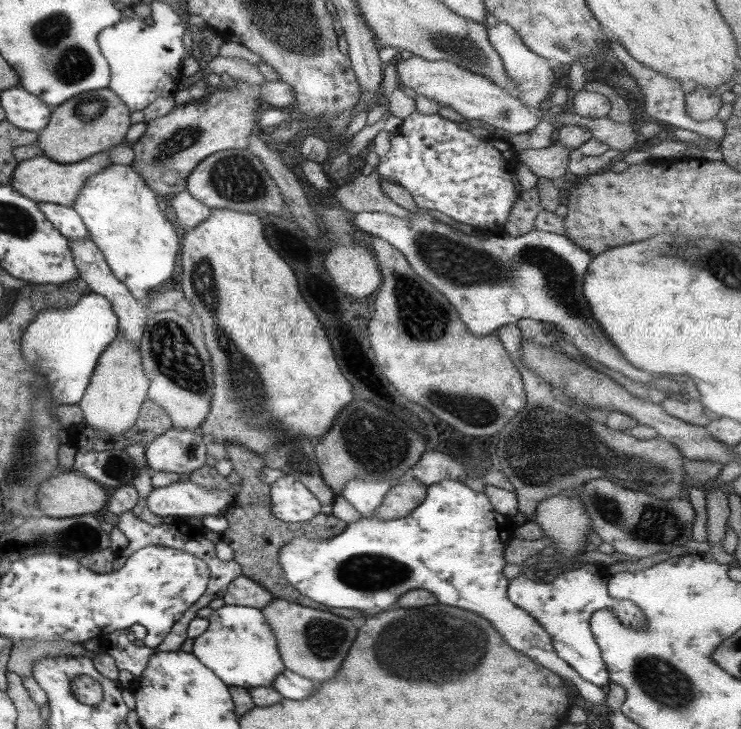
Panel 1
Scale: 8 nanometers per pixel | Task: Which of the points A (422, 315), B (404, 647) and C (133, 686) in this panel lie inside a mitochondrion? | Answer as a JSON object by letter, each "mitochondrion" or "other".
{"A":"mitochondrion","B":"mitochondrion","C":"other"}

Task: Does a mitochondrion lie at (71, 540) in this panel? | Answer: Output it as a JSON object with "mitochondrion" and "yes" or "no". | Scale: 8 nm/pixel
{"mitochondrion":"yes"}

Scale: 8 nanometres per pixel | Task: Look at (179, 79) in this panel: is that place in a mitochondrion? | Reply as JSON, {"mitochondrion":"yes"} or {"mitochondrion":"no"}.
{"mitochondrion":"no"}

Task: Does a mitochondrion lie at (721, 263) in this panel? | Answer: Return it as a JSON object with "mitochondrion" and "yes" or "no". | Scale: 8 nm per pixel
{"mitochondrion":"yes"}

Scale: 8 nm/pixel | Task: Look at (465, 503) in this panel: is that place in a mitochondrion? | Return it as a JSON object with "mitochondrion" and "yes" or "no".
{"mitochondrion":"no"}

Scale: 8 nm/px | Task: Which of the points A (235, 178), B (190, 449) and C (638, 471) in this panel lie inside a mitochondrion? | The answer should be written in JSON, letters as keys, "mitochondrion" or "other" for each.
{"A":"mitochondrion","B":"mitochondrion","C":"mitochondrion"}

